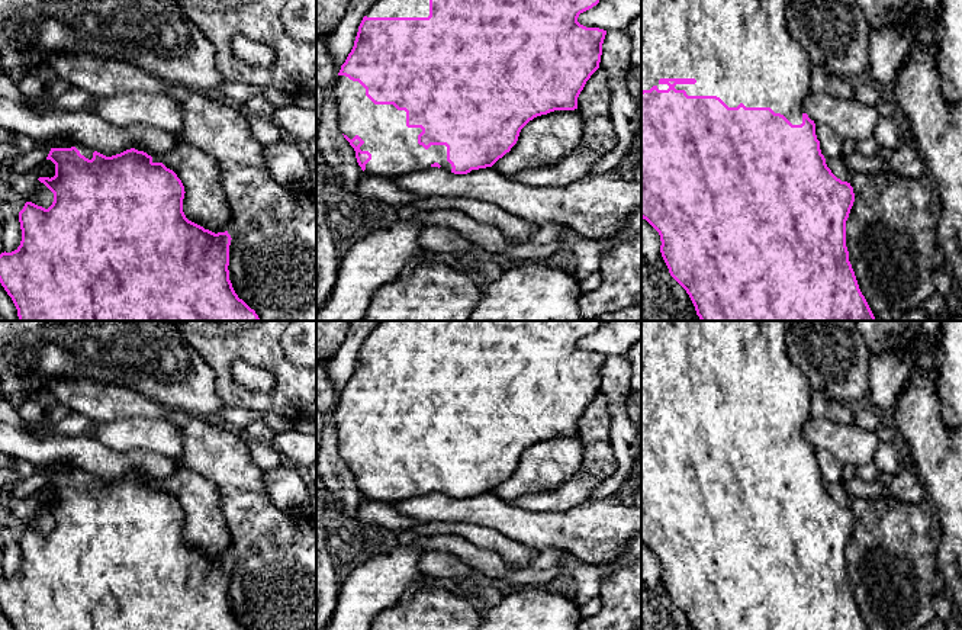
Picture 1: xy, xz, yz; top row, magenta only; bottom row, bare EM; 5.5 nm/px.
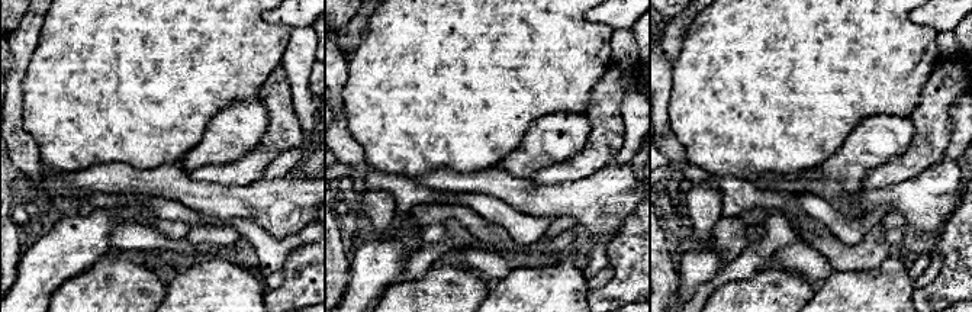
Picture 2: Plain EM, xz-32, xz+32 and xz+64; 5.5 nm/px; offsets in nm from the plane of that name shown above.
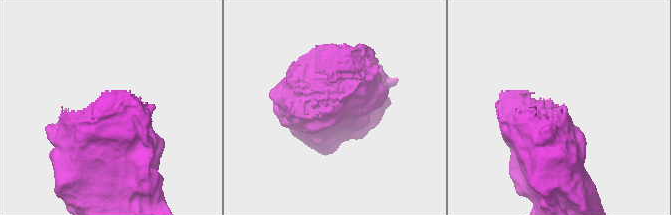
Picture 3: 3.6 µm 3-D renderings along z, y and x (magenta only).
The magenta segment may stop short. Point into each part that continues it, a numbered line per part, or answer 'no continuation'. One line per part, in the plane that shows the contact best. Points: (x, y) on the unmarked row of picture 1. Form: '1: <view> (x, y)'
1: yz (737, 373)

